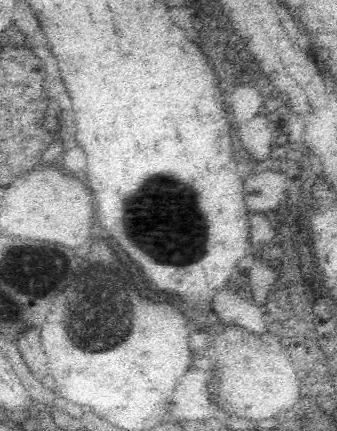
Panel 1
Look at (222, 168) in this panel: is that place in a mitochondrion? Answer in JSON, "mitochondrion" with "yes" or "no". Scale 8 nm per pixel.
{"mitochondrion":"no"}

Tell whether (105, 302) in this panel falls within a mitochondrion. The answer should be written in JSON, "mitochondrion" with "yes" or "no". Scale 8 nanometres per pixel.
{"mitochondrion":"yes"}

